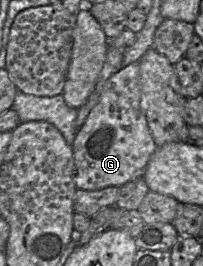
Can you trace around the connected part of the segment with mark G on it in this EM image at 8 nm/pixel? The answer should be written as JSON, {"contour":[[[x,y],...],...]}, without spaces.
{"contour":[[[133,62],[103,84],[98,102],[76,134],[72,145],[75,186],[87,191],[121,187],[136,173],[144,172],[156,149],[141,108],[139,64]]]}

